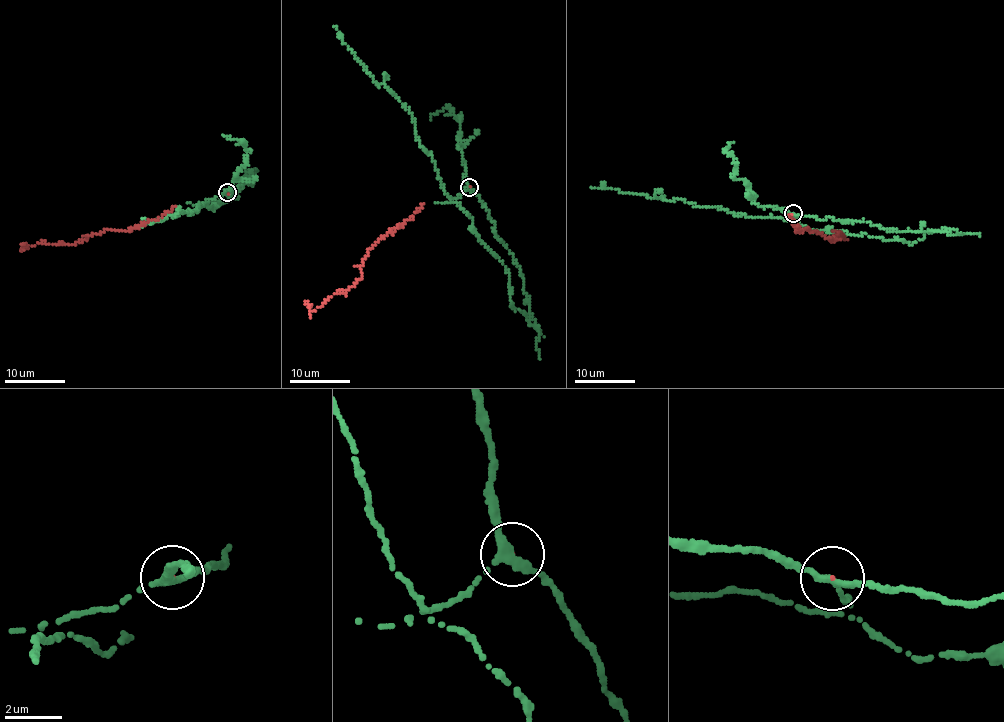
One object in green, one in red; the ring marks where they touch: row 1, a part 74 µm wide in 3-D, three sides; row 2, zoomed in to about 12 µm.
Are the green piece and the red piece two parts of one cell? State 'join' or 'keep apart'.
keep apart

